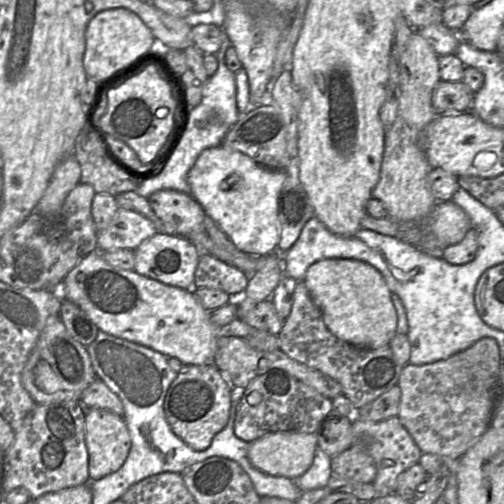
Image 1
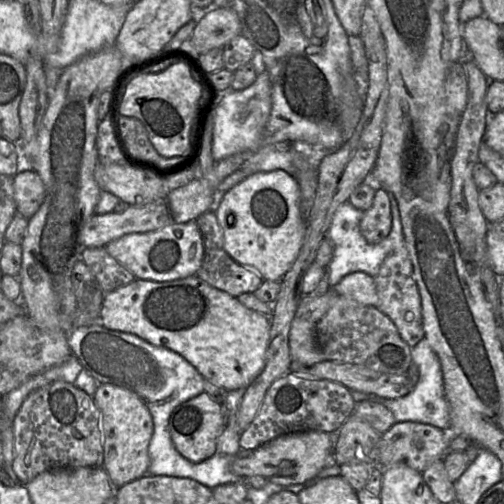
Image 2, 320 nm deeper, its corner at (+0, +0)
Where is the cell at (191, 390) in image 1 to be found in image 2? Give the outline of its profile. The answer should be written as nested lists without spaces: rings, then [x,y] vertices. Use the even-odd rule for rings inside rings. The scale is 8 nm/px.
[[[206,392],[177,406],[169,419],[170,436],[174,447],[184,458],[193,463],[202,462],[218,452],[217,440],[221,429],[221,405]]]

